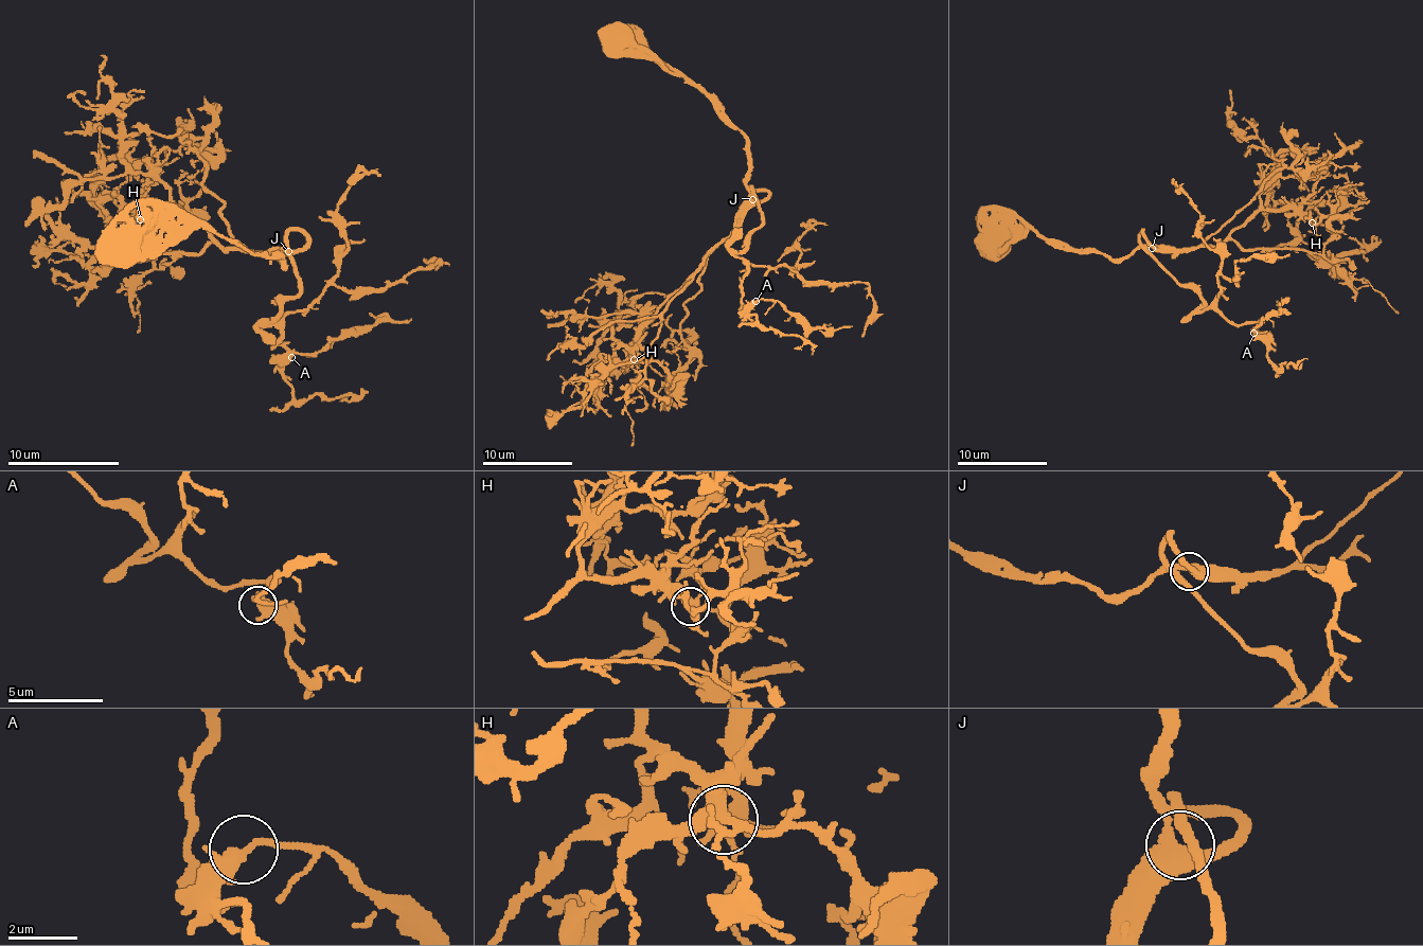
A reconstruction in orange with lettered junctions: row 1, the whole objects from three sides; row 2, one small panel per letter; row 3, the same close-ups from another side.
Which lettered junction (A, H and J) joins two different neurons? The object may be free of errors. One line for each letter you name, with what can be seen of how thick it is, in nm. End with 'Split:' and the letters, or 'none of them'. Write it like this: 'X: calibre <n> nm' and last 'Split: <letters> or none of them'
Split: none of them

